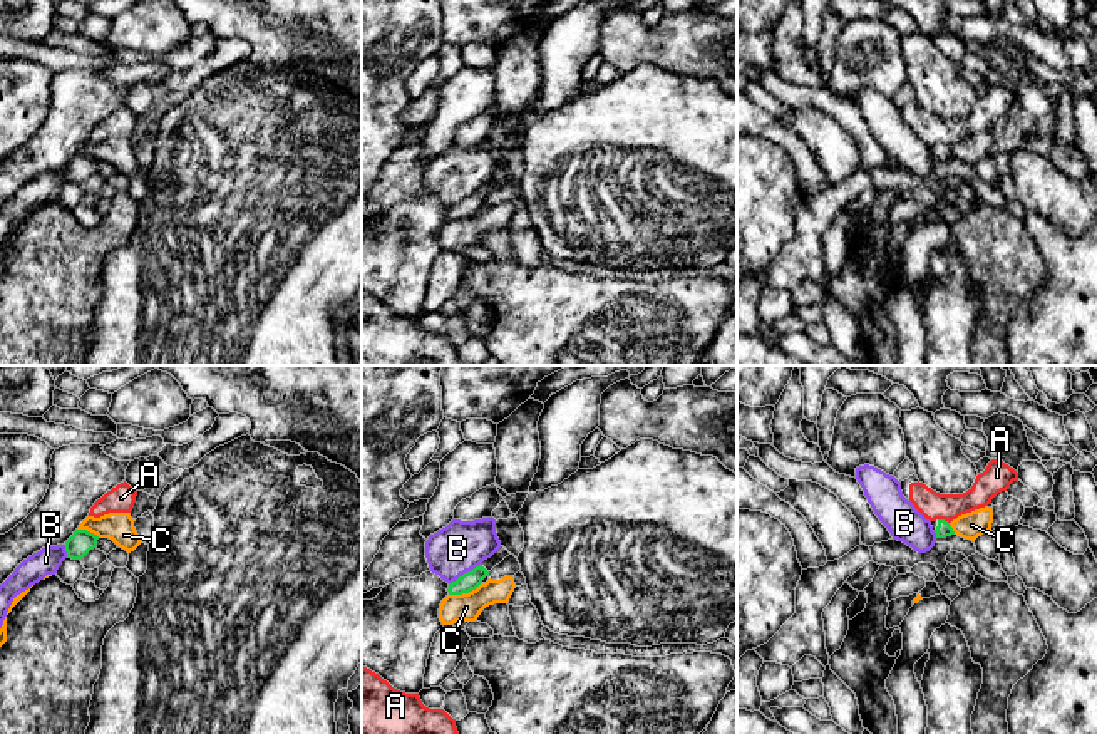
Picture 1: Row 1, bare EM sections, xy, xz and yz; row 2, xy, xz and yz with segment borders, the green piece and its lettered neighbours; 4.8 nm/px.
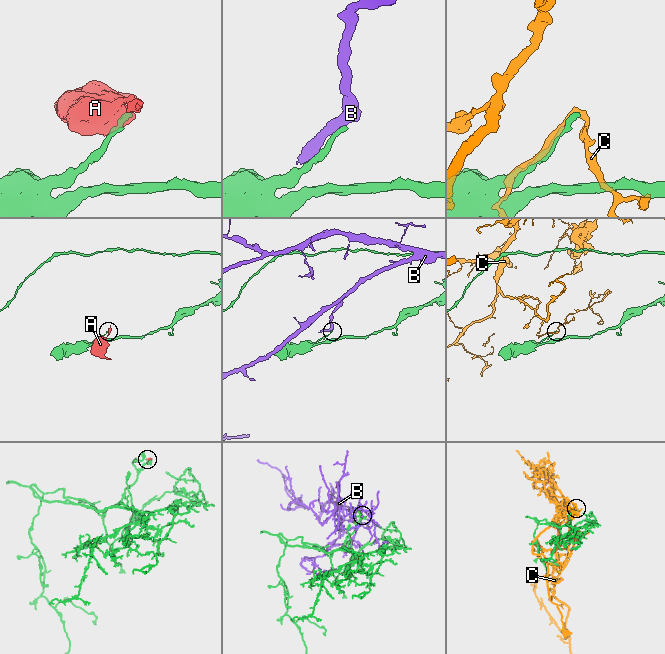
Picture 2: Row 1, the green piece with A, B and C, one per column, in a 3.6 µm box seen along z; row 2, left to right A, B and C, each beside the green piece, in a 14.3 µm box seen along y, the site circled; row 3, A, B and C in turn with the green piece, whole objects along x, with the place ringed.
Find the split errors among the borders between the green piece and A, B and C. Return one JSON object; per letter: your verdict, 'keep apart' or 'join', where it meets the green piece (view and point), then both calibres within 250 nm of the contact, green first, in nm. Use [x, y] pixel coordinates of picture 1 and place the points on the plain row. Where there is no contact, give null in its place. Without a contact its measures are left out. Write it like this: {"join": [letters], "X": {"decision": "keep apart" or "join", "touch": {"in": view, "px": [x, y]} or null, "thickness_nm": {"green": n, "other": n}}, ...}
{"join": [], "A": {"decision": "keep apart", "touch": {"in": "yz", "px": [943, 144]}, "thickness_nm": {"green": 70, "other": 140}}, "B": {"decision": "keep apart", "touch": {"in": "xz", "px": [464, 198]}, "thickness_nm": {"green": 90, "other": 240}}, "C": {"decision": "keep apart", "touch": {"in": "xz", "px": [464, 217]}, "thickness_nm": {"green": 90, "other": 140}}}

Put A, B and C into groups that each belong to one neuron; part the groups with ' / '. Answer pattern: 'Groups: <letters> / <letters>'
Groups: A / B / C

